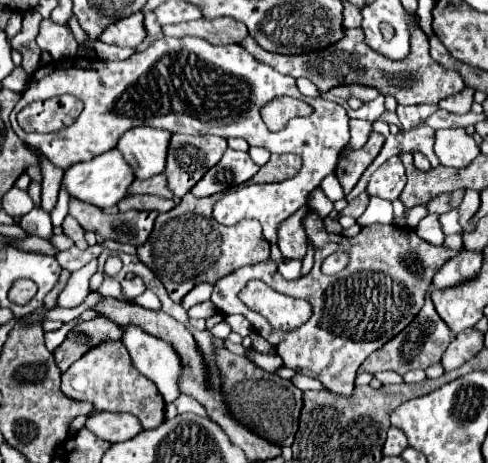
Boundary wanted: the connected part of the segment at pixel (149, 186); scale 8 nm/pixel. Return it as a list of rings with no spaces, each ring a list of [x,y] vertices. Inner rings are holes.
[[[155,175],[155,177],[149,177],[149,179],[137,179],[131,187],[129,187],[129,193],[131,195],[137,195],[137,193],[149,193],[149,195],[157,195],[157,197],[167,197],[167,199],[173,199],[173,193],[171,189],[167,187],[167,181],[165,181],[165,175]]]

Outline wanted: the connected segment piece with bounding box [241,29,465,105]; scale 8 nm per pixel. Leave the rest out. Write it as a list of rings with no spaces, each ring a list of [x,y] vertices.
[[[347,29],[345,37],[337,45],[331,45],[329,49],[313,51],[307,55],[275,55],[275,53],[265,51],[263,47],[259,47],[251,37],[247,37],[241,45],[257,61],[277,69],[283,75],[291,75],[295,79],[307,77],[309,81],[313,81],[319,87],[321,93],[329,91],[331,87],[343,85],[343,83],[361,83],[361,85],[379,89],[383,95],[397,97],[397,103],[401,103],[401,105],[419,105],[419,103],[437,105],[441,99],[445,99],[453,93],[459,93],[465,87],[459,73],[445,69],[445,67],[437,65],[437,61],[431,59],[429,41],[421,29],[413,29],[413,41],[410,41],[411,57],[407,57],[405,61],[389,61],[383,55],[375,53],[365,43],[363,29]]]

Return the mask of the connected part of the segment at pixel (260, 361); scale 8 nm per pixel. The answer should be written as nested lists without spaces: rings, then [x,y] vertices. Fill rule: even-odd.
[[[249,349],[245,357],[247,357],[249,361],[253,361],[257,367],[261,367],[261,369],[265,369],[265,371],[271,371],[271,373],[275,373],[275,371],[283,365],[281,357],[271,355],[271,353],[263,355],[263,353],[257,353],[257,351],[253,351],[253,349]]]

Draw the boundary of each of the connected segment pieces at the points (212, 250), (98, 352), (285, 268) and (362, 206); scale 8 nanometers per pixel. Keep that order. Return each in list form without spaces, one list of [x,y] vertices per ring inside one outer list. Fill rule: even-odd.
[[[187,193],[175,209],[157,217],[153,233],[137,247],[137,257],[159,277],[175,303],[181,303],[199,283],[215,283],[243,265],[253,265],[269,257],[269,243],[261,235],[259,221],[247,219],[233,227],[225,227],[213,219],[213,203],[219,198],[220,193],[203,199]]]
[[[105,343],[85,353],[83,359],[63,373],[61,391],[73,401],[93,403],[93,409],[99,413],[131,413],[139,419],[143,429],[155,429],[165,421],[165,401],[161,393],[153,381],[137,373],[123,343]]]
[[[273,247],[273,257],[279,263],[279,271],[285,279],[299,279],[301,277],[301,263],[299,261],[283,261],[283,257],[279,255],[279,251]]]
[[[361,193],[357,197],[357,199],[349,201],[347,209],[343,209],[343,215],[351,215],[351,217],[355,217],[355,219],[357,219],[365,211],[368,203],[369,196],[367,195],[367,193]]]

